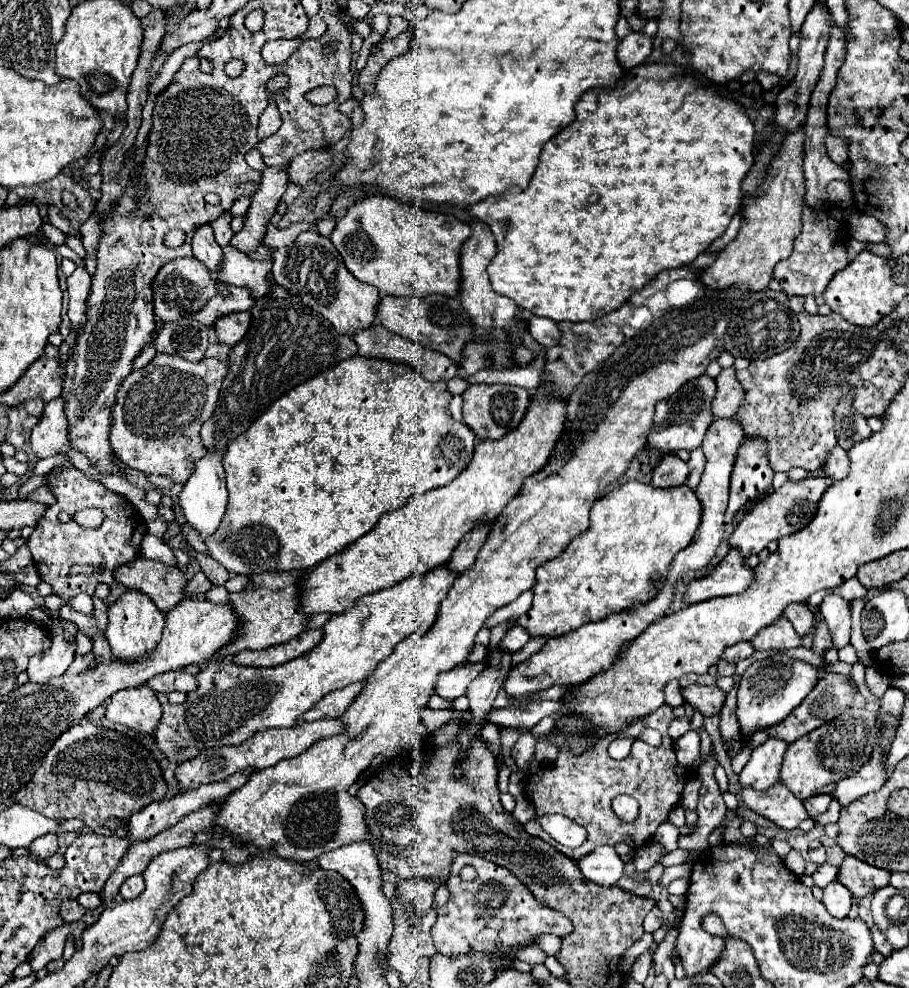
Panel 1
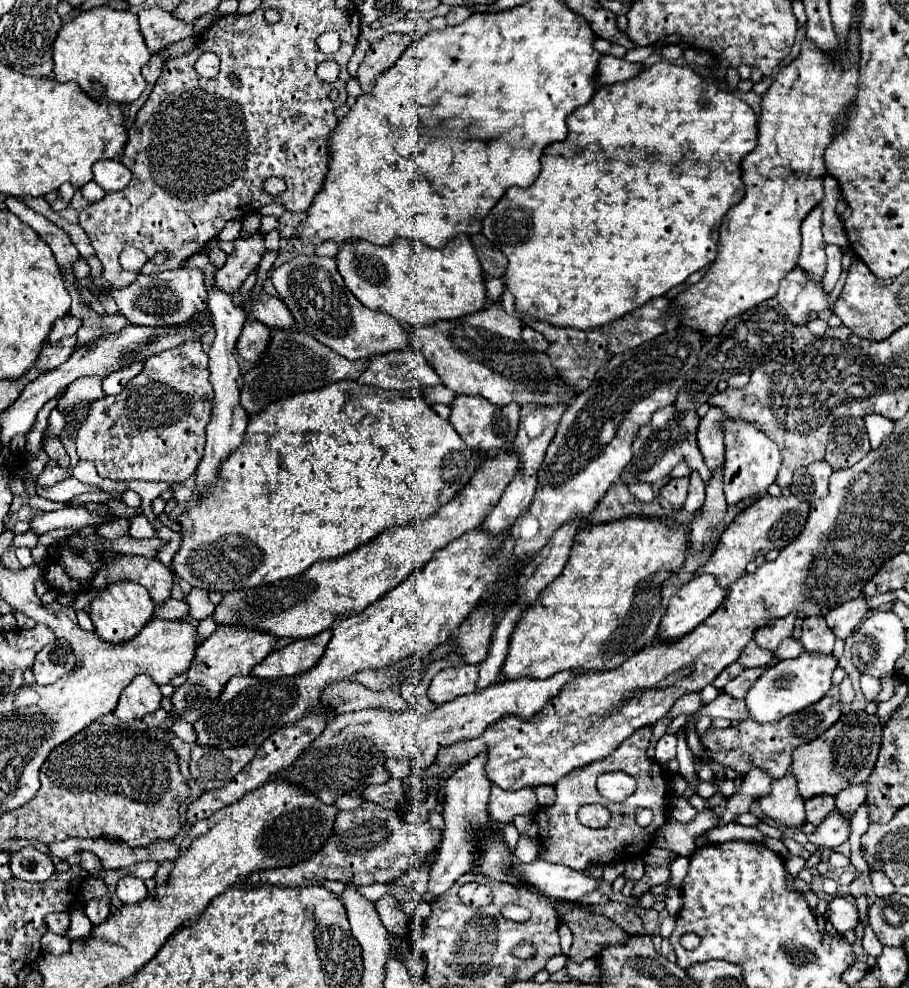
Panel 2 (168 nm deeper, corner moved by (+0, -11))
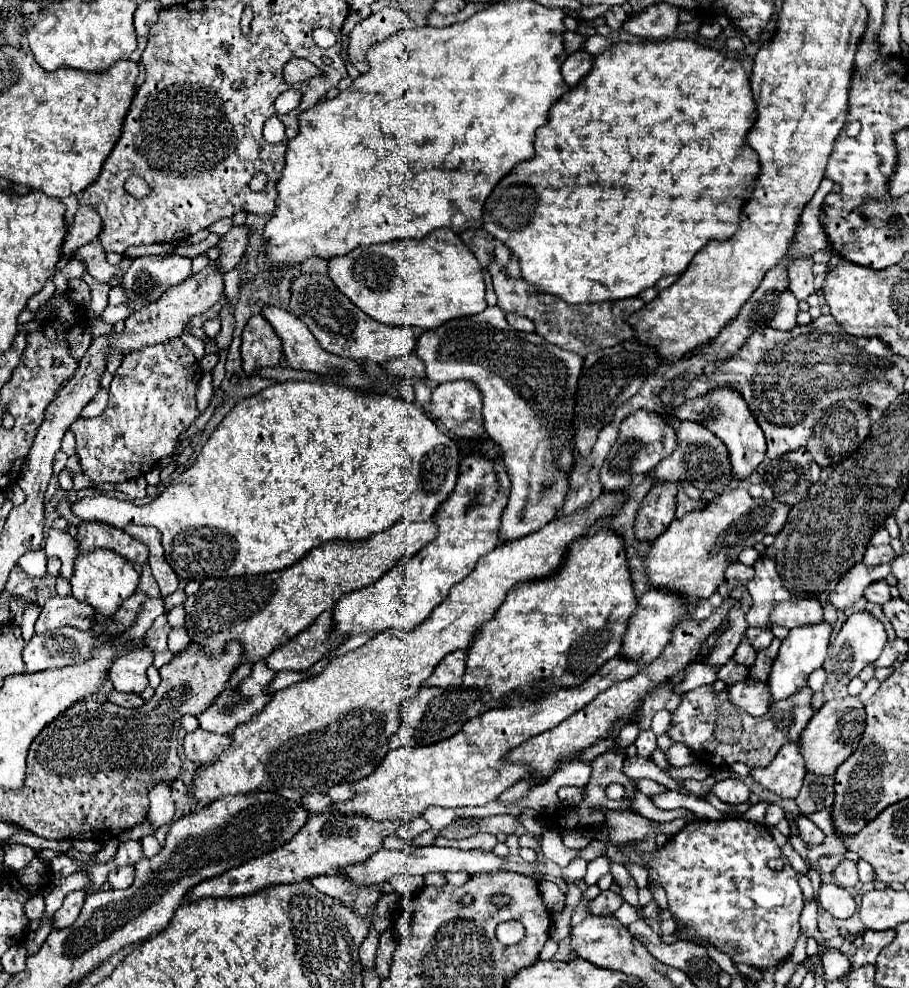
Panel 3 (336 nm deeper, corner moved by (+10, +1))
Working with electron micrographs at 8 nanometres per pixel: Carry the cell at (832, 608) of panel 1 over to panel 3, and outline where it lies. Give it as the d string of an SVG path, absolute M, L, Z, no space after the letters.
M856 563L836 585L836 589L830 593L830 603L842 611L850 607L854 601L858 601L864 593L864 589L874 583L884 579L890 573L890 563L884 563L880 567L866 567L866 563Z

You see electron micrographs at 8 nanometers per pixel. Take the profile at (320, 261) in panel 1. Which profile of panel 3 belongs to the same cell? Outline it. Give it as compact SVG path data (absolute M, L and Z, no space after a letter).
M298 275L292 285L290 313L306 323L310 333L318 339L320 347L328 353L348 357L348 359L366 359L382 365L398 357L406 357L416 351L416 335L408 327L390 327L374 321L364 311L342 295L328 277L320 275Z

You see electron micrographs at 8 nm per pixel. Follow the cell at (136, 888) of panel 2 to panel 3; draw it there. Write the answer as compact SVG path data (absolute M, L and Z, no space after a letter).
M118 867L114 871L110 871L108 875L108 883L112 889L126 889L130 887L134 881L134 867Z

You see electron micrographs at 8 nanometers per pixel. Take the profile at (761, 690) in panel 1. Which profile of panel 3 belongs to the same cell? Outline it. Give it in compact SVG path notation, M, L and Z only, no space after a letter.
M816 623L816 625L806 625L806 627L798 627L792 629L788 633L788 637L782 641L780 645L780 653L774 661L774 667L770 671L770 679L768 679L768 687L772 691L772 699L786 699L792 693L800 691L802 687L806 687L806 679L812 671L820 669L824 659L826 659L826 649L828 649L828 641L830 641L830 633L832 633L832 625L828 623Z

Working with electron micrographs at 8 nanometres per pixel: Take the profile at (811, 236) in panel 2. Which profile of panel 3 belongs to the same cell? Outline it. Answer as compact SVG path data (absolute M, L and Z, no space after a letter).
M808 257L808 259L796 259L796 261L792 261L790 267L788 267L790 291L794 293L794 297L798 301L808 299L812 293L816 293L812 265L814 265L814 261Z

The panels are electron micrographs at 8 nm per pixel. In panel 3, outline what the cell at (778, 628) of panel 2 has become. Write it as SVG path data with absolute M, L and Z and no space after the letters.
M772 557L756 559L754 579L750 579L748 591L752 595L752 607L746 617L750 627L770 627L770 613L774 605L790 599L790 591L784 587Z

